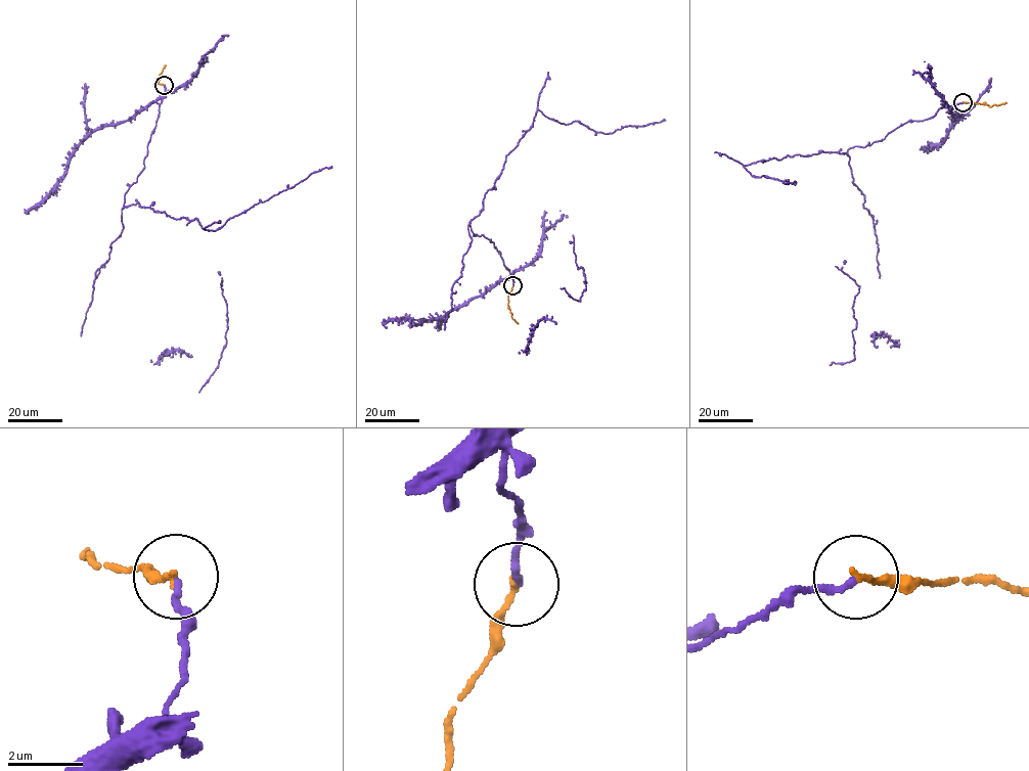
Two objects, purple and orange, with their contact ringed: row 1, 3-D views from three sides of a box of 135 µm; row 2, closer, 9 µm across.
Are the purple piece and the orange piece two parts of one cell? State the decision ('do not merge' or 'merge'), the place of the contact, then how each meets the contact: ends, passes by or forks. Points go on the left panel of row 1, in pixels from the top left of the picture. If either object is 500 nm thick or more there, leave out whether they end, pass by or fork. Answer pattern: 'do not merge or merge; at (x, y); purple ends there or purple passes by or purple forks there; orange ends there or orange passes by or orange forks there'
merge; at (164, 85); purple ends there; orange ends there

